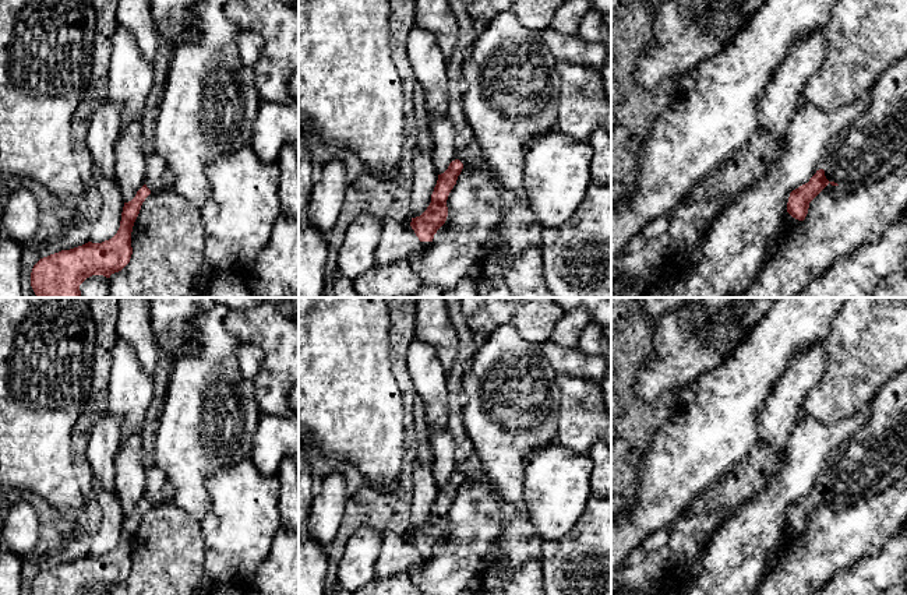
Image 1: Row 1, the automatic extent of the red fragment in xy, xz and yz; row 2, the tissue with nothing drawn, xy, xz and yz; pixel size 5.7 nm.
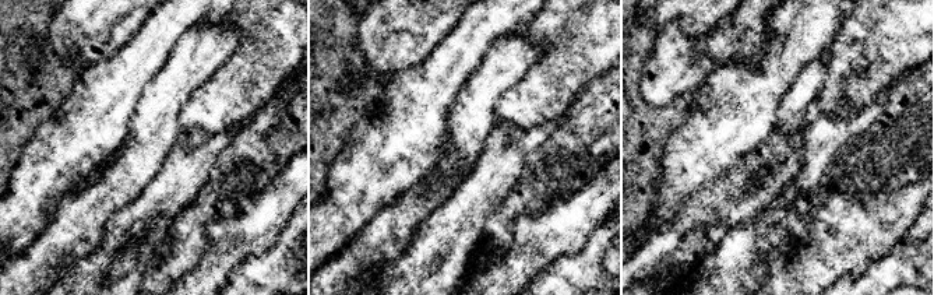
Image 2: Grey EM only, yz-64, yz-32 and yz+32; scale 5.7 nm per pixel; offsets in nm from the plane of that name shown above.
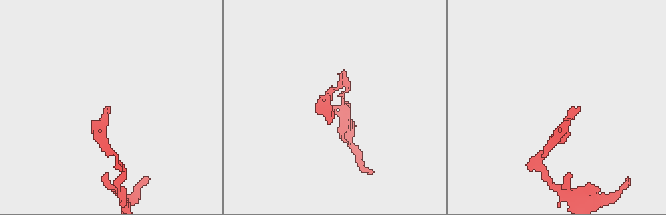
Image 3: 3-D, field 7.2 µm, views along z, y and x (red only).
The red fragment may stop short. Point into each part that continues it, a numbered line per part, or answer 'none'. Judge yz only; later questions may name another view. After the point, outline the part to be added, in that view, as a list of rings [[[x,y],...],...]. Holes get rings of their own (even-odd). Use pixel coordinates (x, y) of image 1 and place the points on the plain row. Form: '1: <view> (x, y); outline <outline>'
1: yz (875, 457); outline [[[907,369],[889,380],[869,405],[868,420],[837,448],[829,453],[818,483],[823,482],[829,494],[876,494],[907,475]]]

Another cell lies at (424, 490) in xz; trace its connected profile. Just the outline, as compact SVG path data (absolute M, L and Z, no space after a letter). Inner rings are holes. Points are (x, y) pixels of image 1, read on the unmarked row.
M416 462L412 473L410 527L420 529L431 515L431 507L438 493L433 476L433 464Z

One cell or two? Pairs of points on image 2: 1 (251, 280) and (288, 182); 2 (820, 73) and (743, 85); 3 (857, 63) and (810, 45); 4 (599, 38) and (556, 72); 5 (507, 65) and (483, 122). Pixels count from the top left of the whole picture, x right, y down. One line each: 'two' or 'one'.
1: two
2: two
3: two
4: one
5: one

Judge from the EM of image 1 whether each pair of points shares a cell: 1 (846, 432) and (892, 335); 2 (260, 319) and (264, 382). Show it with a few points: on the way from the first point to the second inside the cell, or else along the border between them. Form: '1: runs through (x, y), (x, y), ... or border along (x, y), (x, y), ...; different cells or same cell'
1: border along (868, 405), (840, 419), (833, 426); different cells
2: runs through (272, 334), (272, 366); same cell

